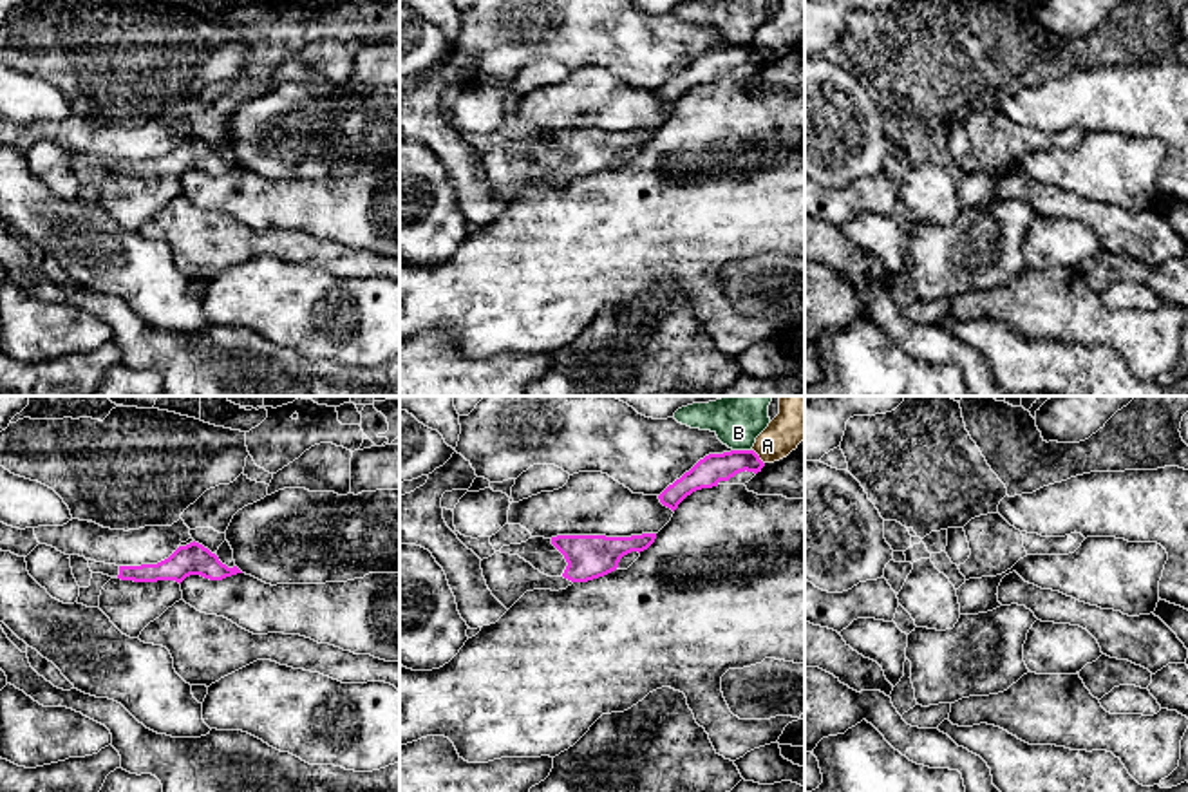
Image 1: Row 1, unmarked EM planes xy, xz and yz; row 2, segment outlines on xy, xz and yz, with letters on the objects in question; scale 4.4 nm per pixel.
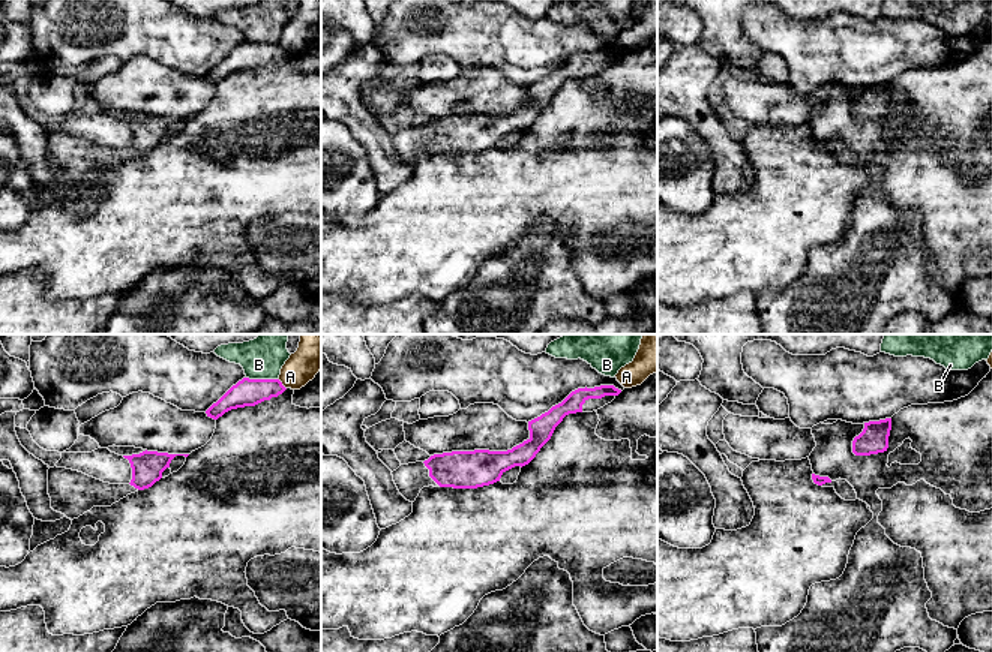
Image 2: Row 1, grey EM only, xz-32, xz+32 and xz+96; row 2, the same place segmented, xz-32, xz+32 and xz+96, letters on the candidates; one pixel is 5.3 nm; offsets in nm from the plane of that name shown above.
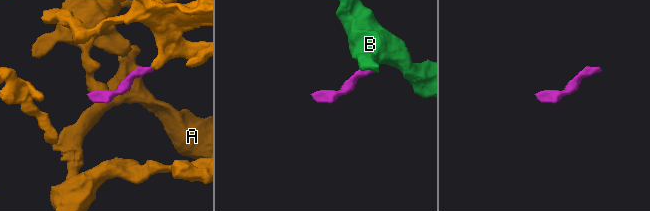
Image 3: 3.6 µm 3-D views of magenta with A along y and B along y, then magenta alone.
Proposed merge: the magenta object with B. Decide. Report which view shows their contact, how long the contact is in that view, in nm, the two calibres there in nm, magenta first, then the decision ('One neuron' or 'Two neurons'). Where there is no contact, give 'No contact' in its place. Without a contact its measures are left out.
Touches magenta in xz. Shared border 90 nm. Thickness 140 nm (magenta) against 190 nm. Two neurons

